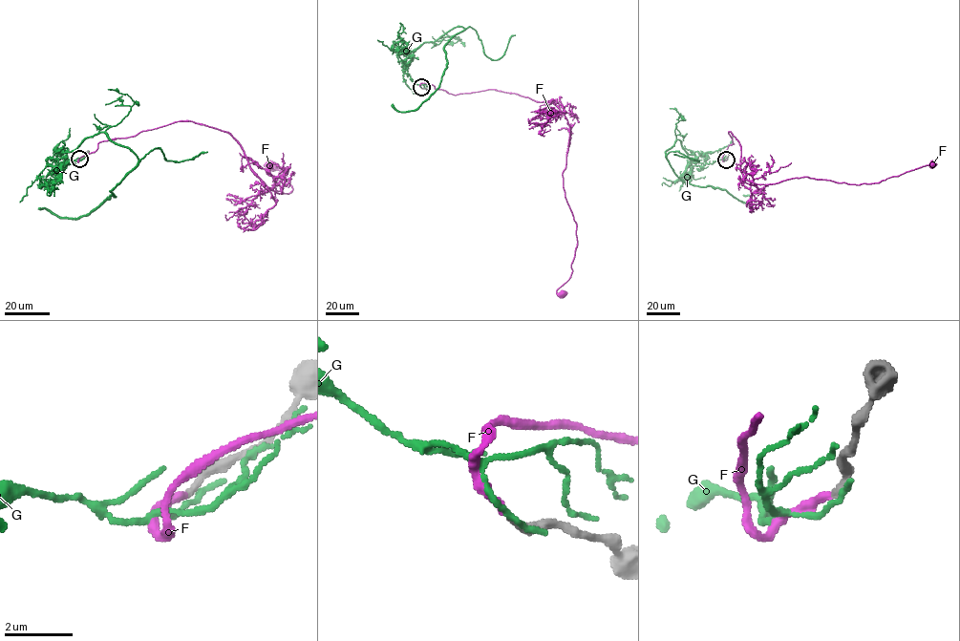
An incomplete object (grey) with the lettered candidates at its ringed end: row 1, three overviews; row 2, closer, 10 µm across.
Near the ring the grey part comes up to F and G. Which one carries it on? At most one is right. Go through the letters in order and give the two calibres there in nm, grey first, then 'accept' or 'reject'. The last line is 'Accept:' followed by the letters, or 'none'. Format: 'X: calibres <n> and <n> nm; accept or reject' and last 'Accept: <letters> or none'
F: calibres 200 and 240 nm; accept
G: calibres 280 and 200 nm; reject
Accept: F

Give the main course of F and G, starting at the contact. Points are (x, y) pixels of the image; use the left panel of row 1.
F: (79, 160), (100, 141), (184, 120), (227, 132), (268, 188), (291, 192), (284, 173), (264, 166), (272, 167)
G: (80, 159), (59, 165), (101, 132), (138, 159), (114, 197), (86, 215), (40, 207)

